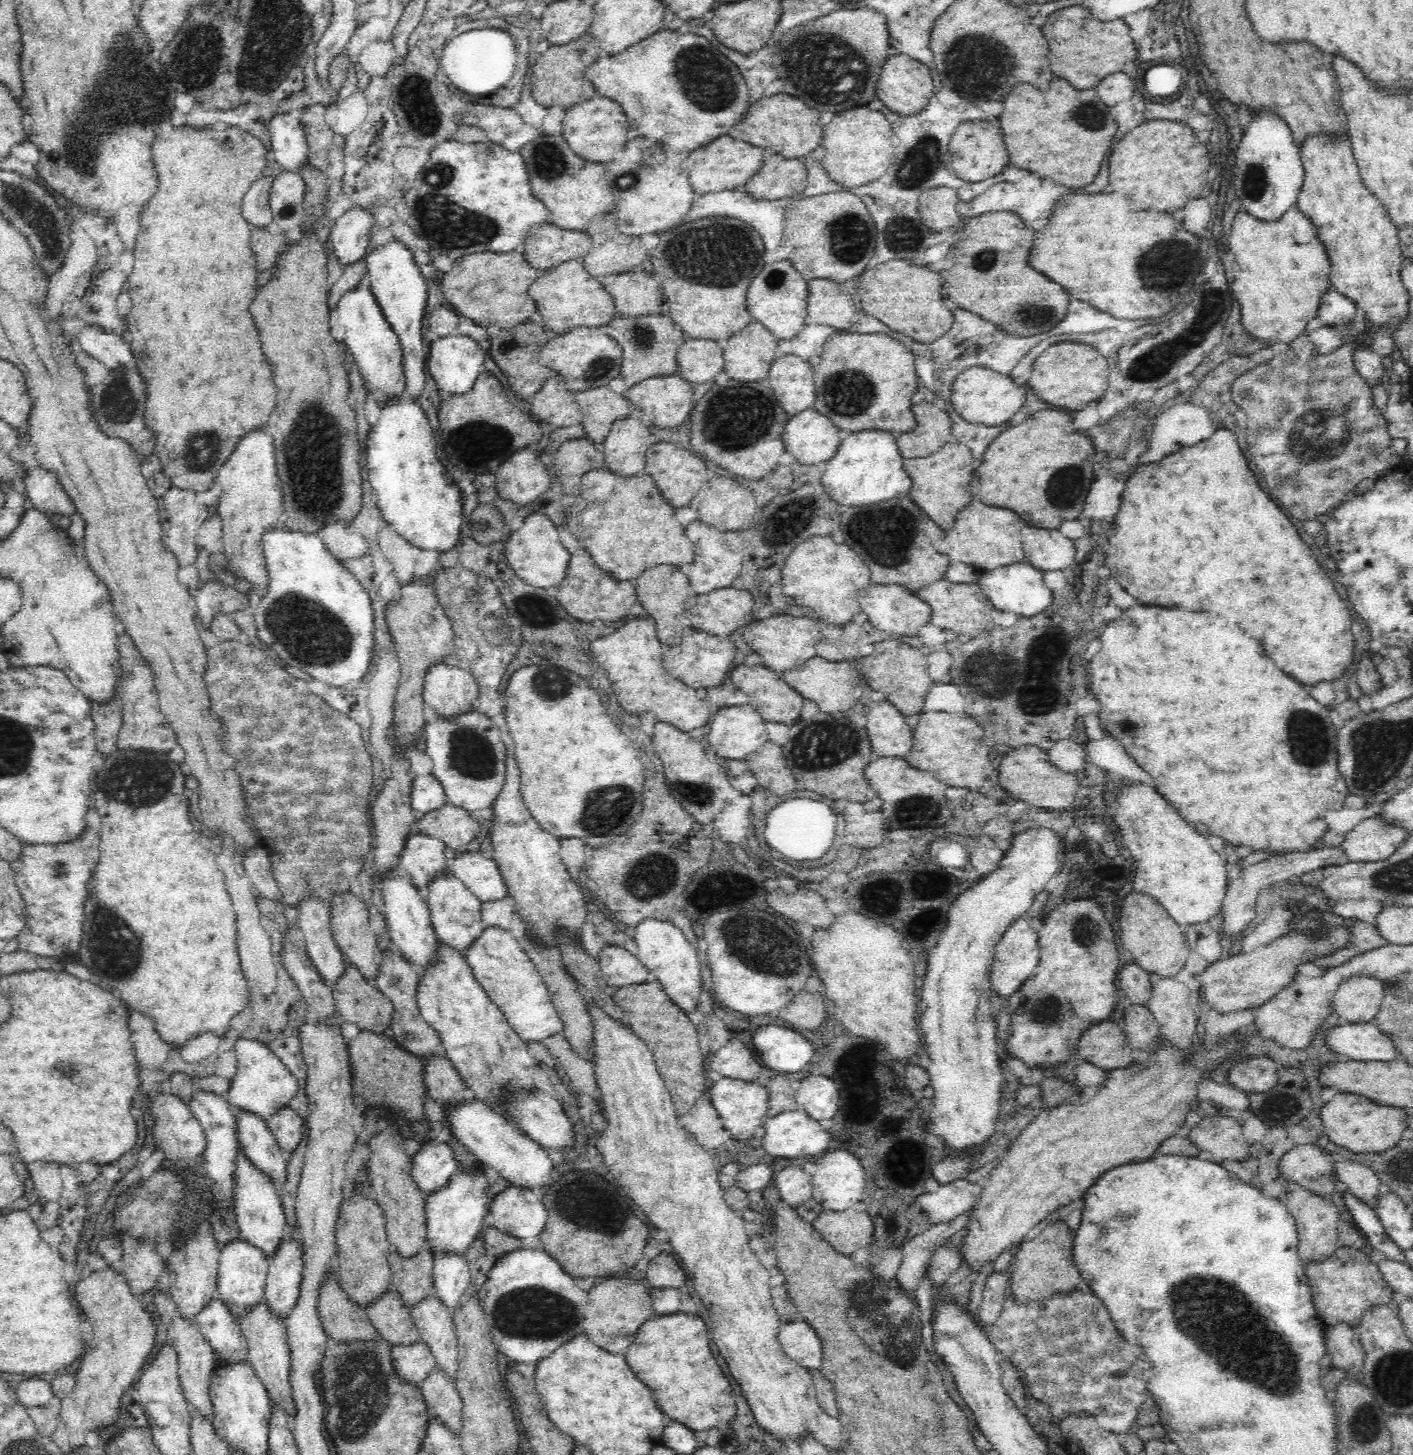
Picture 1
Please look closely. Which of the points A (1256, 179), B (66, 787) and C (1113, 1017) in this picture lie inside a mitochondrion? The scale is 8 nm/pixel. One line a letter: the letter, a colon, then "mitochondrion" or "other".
A: mitochondrion
B: other
C: other

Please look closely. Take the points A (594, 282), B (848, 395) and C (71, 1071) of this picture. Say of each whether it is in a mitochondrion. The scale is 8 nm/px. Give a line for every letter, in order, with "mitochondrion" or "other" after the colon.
A: other
B: mitochondrion
C: mitochondrion

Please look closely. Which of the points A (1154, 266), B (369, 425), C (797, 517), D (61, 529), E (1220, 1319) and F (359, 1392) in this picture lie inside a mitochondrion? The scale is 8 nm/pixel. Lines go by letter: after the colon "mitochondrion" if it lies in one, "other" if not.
A: mitochondrion
B: other
C: mitochondrion
D: other
E: mitochondrion
F: mitochondrion

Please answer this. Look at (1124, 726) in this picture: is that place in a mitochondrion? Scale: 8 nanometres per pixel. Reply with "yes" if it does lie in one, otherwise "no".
yes

